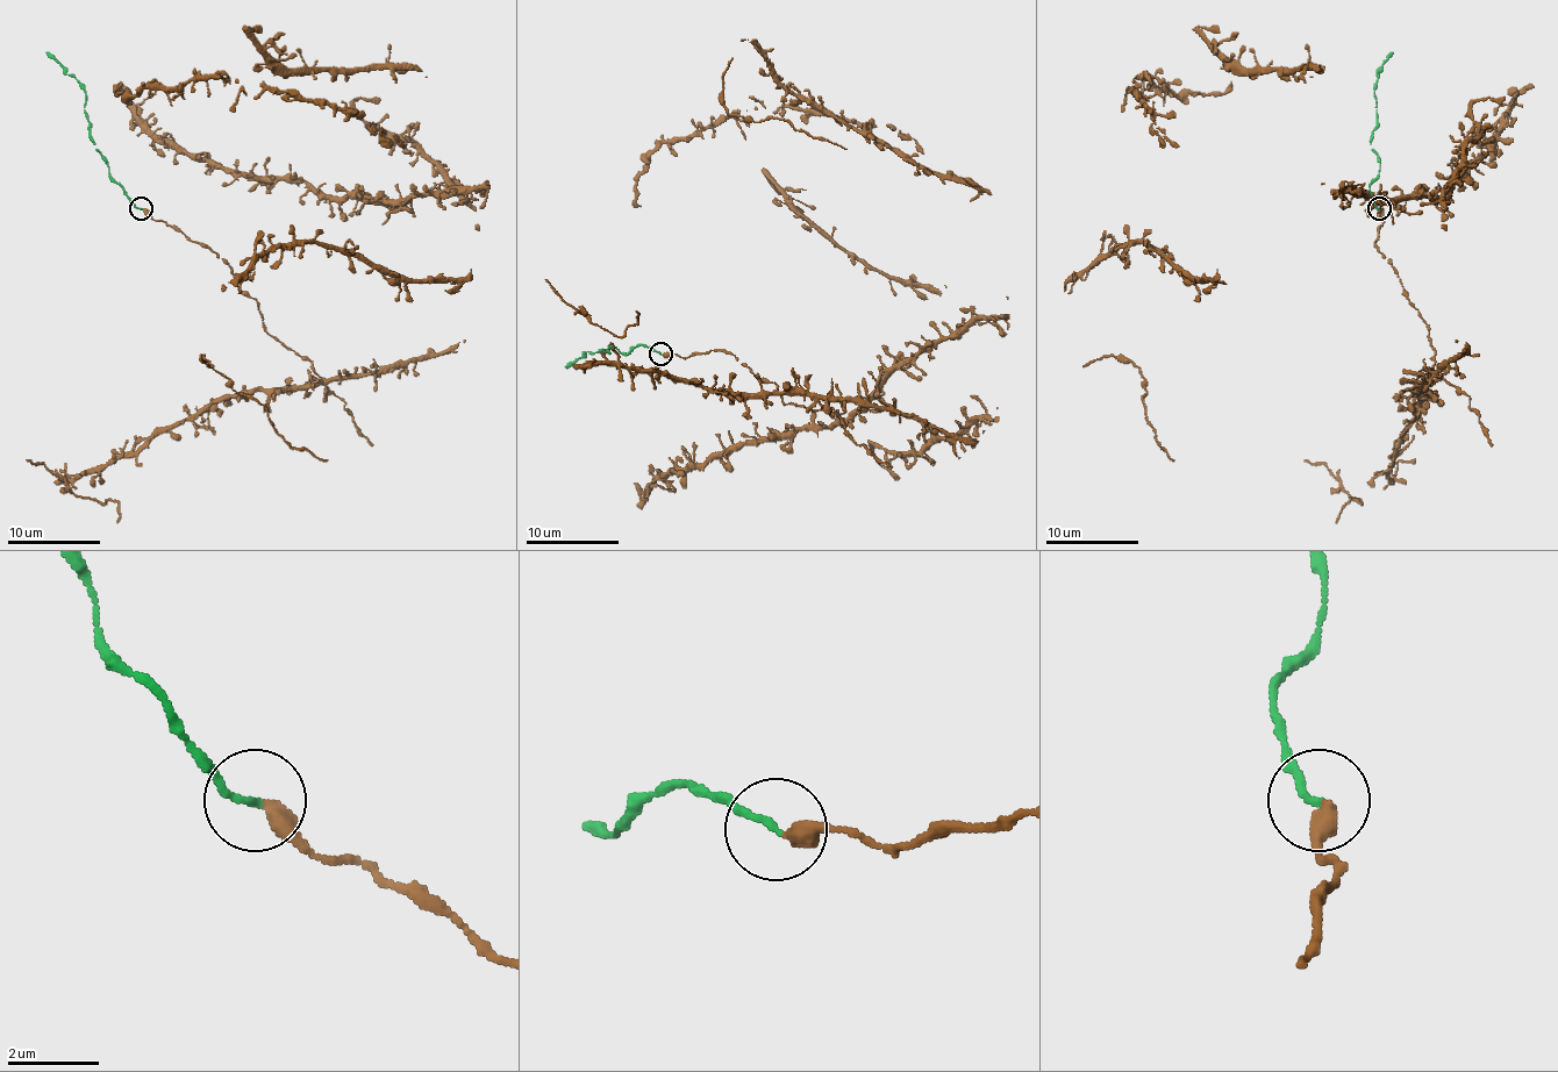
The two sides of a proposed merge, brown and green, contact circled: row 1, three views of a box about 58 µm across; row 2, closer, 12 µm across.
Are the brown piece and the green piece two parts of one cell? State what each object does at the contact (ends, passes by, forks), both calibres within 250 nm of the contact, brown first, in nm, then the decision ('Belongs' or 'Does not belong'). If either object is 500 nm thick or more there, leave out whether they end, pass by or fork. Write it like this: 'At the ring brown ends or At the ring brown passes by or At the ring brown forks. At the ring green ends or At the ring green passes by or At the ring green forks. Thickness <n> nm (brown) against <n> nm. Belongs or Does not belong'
At the ring brown ends. At the ring green ends. Thickness 400 nm (brown) against 150 nm. Belongs

